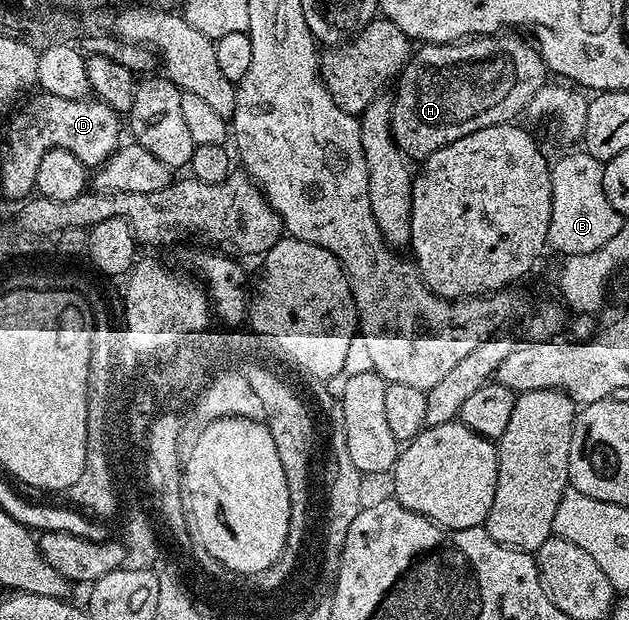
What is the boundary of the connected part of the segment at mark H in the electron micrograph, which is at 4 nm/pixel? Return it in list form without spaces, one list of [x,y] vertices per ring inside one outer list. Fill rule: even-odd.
[[[497,33],[494,35],[477,35],[462,39],[458,43],[425,43],[415,48],[412,58],[408,60],[408,63],[398,76],[398,82],[395,84],[395,87],[397,86],[396,95],[394,94],[394,98],[392,99],[392,134],[395,135],[397,145],[408,156],[409,160],[416,161],[417,159],[417,161],[423,161],[438,149],[442,149],[446,145],[450,145],[470,133],[478,133],[478,129],[486,129],[490,125],[511,123],[519,120],[518,117],[520,114],[523,116],[527,112],[534,93],[538,93],[538,89],[544,87],[550,72],[545,67],[544,58],[540,56],[539,50],[529,40],[528,44],[520,35],[523,34]]]

